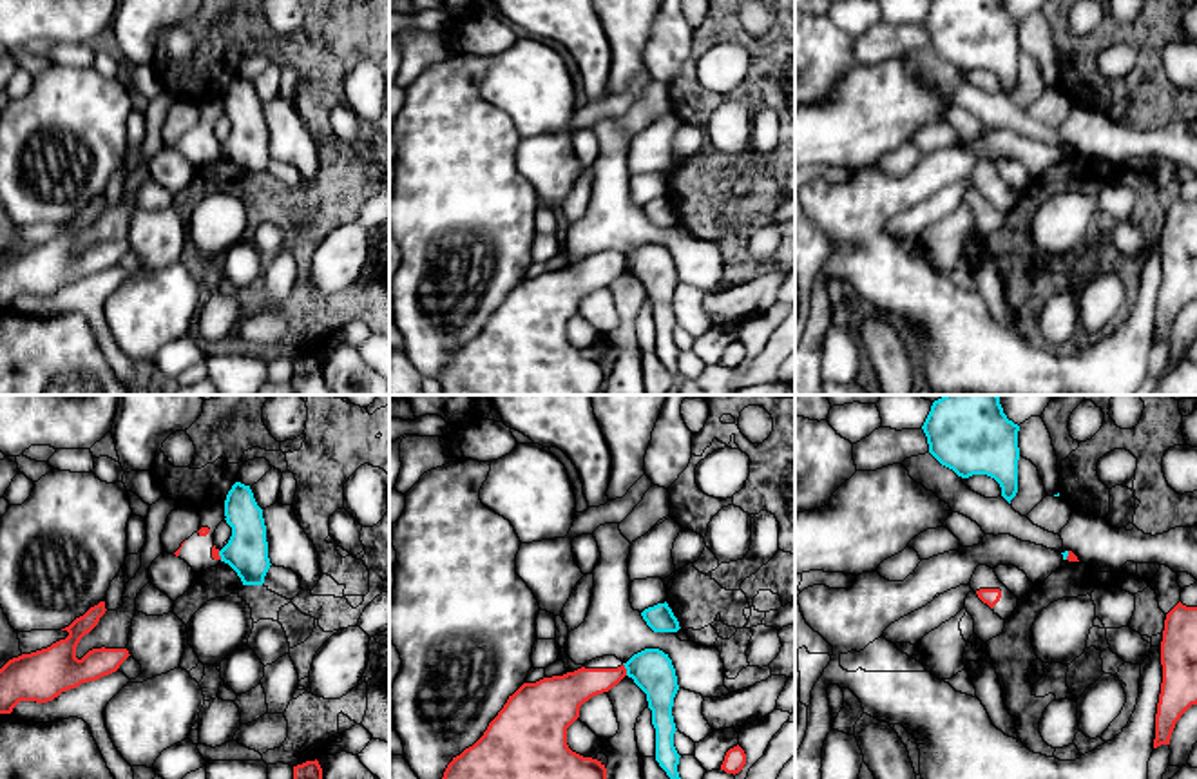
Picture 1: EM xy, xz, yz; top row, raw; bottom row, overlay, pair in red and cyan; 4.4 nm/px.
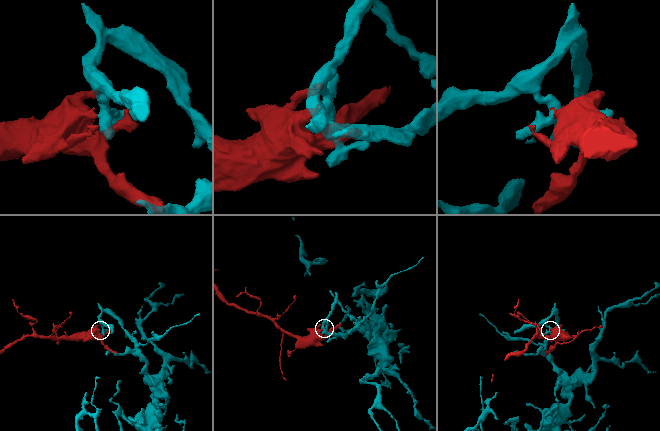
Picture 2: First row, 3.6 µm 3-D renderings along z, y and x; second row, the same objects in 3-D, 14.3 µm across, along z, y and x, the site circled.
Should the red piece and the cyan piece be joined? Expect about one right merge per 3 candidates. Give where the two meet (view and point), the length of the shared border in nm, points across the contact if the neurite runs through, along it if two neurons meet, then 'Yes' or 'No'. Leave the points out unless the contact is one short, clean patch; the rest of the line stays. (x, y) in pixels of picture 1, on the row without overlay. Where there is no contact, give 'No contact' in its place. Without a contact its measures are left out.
Touches red at xz (625, 263). Shared border 60 nm. Boundary: xz (623, 258), (627, 269). No

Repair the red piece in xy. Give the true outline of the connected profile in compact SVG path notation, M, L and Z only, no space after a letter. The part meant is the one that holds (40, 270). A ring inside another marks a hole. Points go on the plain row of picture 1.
M100 196L62 223L69 226L65 234L9 254L0 263L0 308L11 308L20 295L53 295L65 284L116 266L130 250L127 243L101 241L76 252L80 234L98 219L105 205L105 196Z

